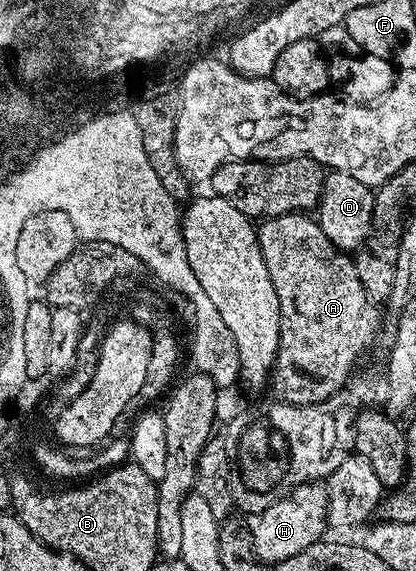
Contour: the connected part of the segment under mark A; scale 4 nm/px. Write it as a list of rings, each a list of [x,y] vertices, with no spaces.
[[[289,213],[267,217],[257,226],[257,230],[258,246],[264,255],[268,275],[272,275],[276,299],[280,299],[280,343],[274,360],[272,386],[285,404],[315,405],[331,397],[350,380],[358,356],[370,344],[375,344],[380,332],[379,306],[364,291],[353,260],[330,242],[313,216]]]

